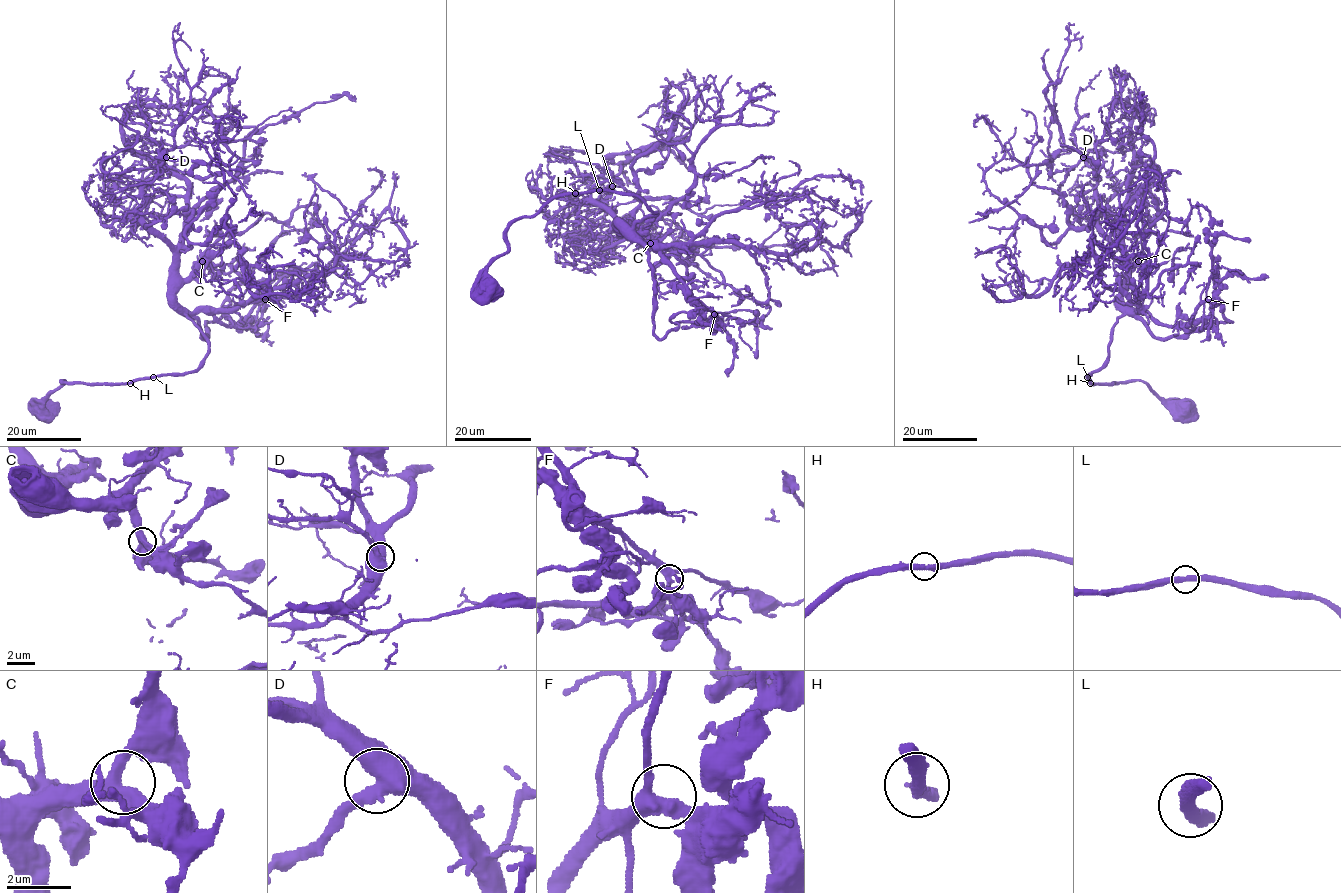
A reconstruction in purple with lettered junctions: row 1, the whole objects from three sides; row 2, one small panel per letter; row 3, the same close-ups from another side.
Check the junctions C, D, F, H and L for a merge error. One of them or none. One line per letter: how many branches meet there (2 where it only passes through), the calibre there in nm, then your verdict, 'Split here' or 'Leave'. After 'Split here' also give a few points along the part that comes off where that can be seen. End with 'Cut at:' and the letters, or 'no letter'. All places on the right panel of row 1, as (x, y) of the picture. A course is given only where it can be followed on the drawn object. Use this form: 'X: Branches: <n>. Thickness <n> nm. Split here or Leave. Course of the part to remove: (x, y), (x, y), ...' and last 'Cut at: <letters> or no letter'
C: Branches: 3. Thickness 420 nm. Leave
D: Branches: 2. Thickness 750 nm. Leave
F: Branches: 3. Thickness 400 nm. Leave
H: Branches: 2. Thickness 360 nm. Leave
L: Branches: 2. Thickness 360 nm. Leave
Cut at: no letter

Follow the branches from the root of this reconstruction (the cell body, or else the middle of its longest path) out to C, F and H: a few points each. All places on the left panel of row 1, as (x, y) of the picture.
C: (45, 409), (44, 400), (62, 381), (122, 383), (193, 372), (208, 351), (208, 341), (175, 292), (202, 261)
F: (45, 409), (62, 381), (122, 383), (193, 372), (208, 341), (186, 314), (211, 311), (237, 326), (265, 299)
H: (45, 409), (44, 400), (64, 382), (62, 381), (130, 382)

